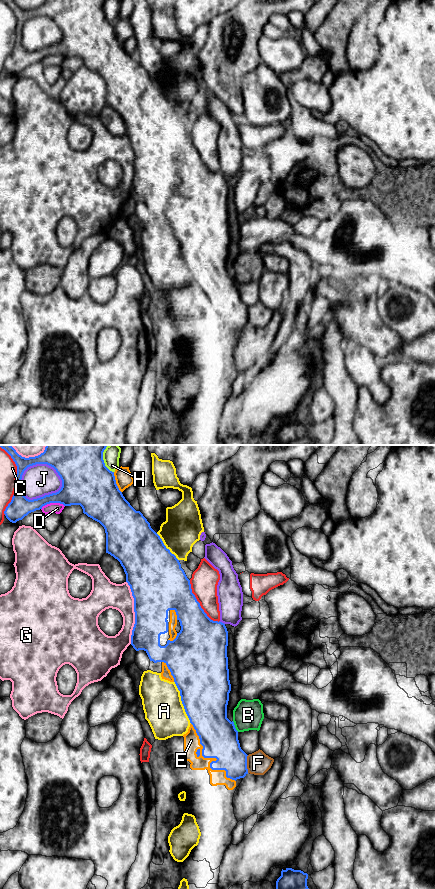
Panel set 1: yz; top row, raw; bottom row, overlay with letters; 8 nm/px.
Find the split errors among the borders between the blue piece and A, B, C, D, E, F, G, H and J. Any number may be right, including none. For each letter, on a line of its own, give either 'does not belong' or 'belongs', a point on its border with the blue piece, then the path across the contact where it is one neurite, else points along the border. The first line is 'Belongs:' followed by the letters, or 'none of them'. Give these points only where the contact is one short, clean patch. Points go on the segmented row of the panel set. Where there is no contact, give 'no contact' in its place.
Belongs: none of them
A: does not belong; meets blue in yz at (182, 702)
B: does not belong; meets blue in yz at (234, 726)
C: does not belong; meets blue in yz at (16, 480)
D: does not belong; meets blue in yz at (52, 502)
E: does not belong; meets blue in yz at (213, 757)
F: does not belong; meets blue in yz at (246, 764)
G: does not belong; meets blue in yz at (134, 611)
H: does not belong; meets blue in yz at (102, 459)
J: does not belong; meets blue in yz at (45, 495)

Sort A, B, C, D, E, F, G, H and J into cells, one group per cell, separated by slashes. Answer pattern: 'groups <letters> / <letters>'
groups A E / B / C / D / F / G / H / J

